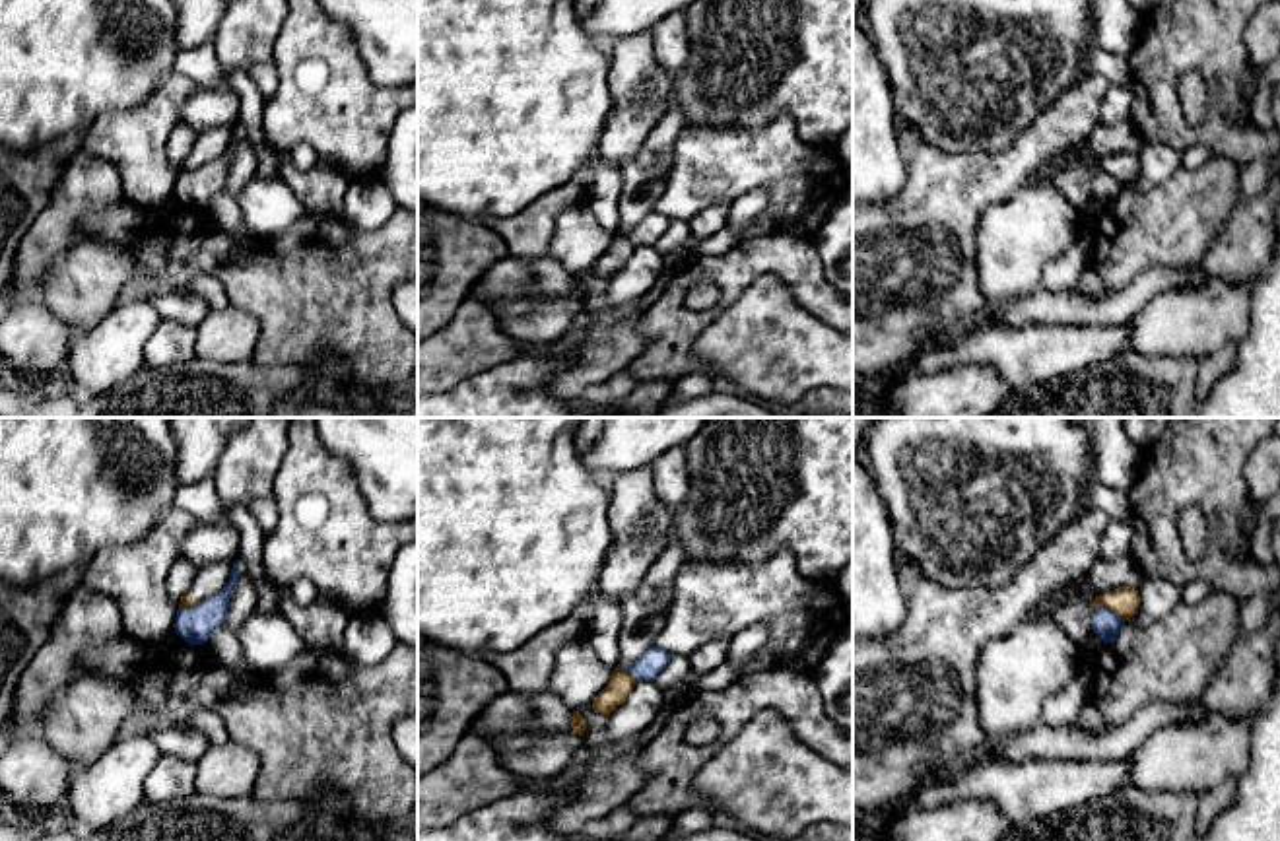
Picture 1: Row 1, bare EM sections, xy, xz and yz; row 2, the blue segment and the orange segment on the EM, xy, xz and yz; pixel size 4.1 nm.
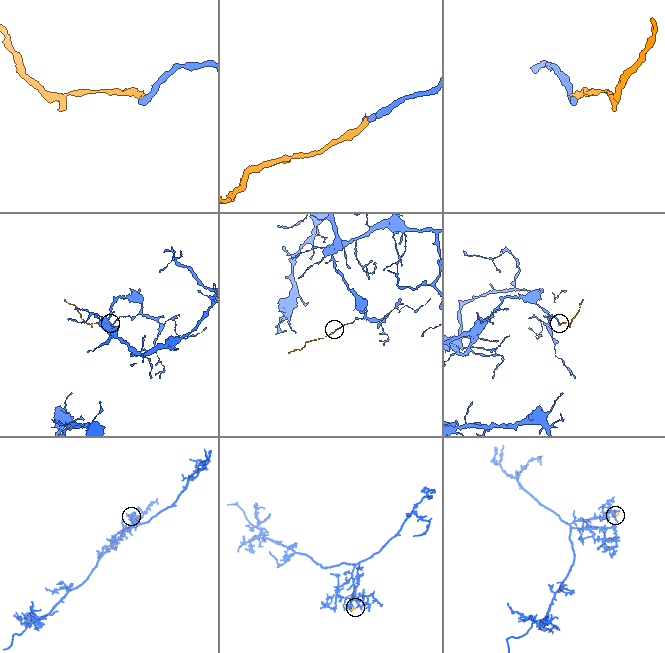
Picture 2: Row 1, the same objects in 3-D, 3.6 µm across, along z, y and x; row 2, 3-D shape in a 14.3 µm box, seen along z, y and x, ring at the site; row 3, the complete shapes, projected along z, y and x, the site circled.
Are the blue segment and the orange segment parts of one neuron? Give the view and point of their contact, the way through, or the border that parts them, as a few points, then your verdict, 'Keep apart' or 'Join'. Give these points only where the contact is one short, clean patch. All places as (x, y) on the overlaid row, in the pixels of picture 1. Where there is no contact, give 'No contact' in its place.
Touches blue at yz (1111, 610). Boundary: yz (1096, 606), (1108, 606), (1125, 620). Keep apart

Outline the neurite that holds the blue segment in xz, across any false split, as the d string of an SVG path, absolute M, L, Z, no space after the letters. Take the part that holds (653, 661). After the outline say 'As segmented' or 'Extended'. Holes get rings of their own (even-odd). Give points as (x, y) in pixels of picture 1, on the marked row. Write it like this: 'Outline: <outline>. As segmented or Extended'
Outline: M651 647L637 662L627 666L625 670L635 682L643 682L643 680L655 682L657 676L670 662L670 656L672 656L670 653L658 647Z. As segmented

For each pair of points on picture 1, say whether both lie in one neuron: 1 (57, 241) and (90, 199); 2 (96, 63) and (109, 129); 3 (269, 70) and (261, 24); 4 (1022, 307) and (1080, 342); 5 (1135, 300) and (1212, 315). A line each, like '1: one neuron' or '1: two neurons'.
1: one neuron
2: two neurons
3: two neurons
4: two neurons
5: two neurons

